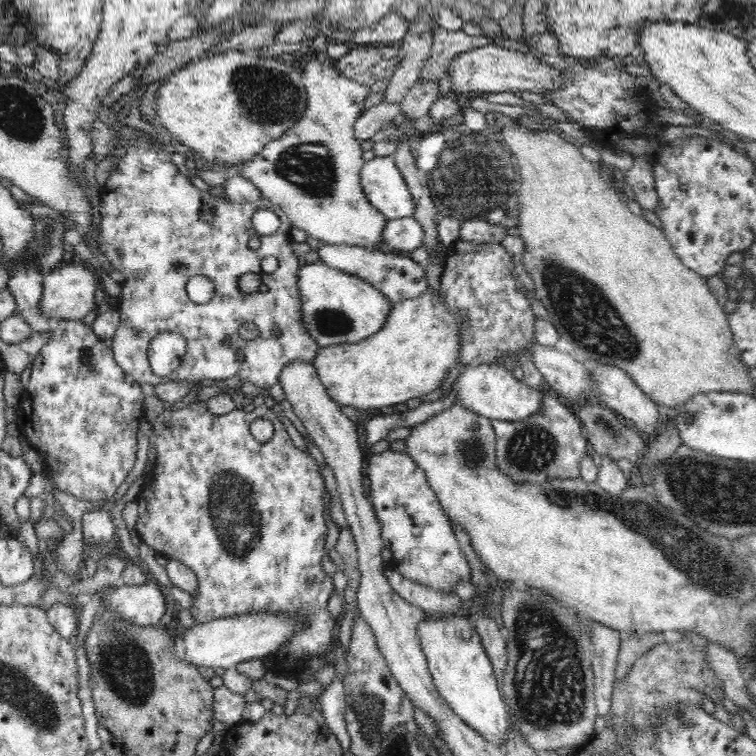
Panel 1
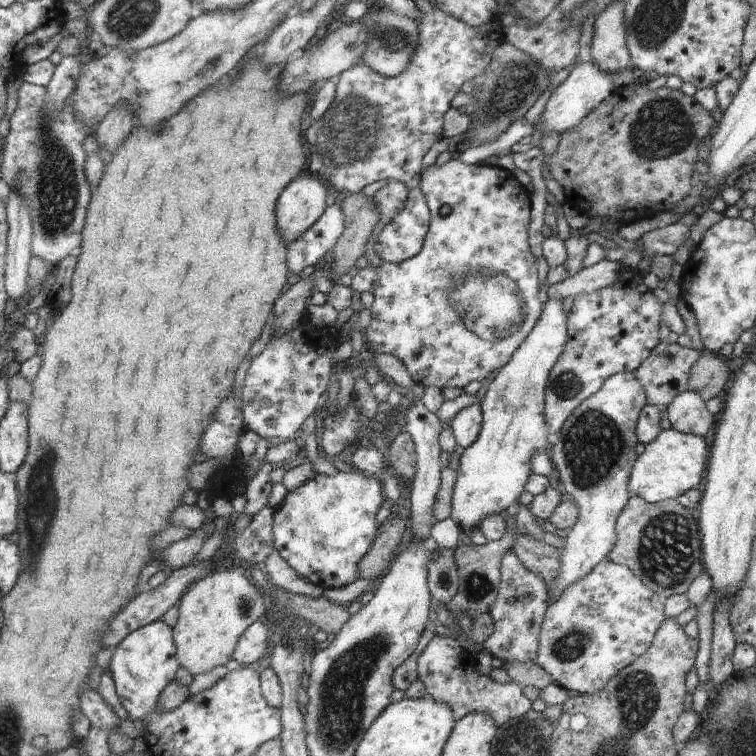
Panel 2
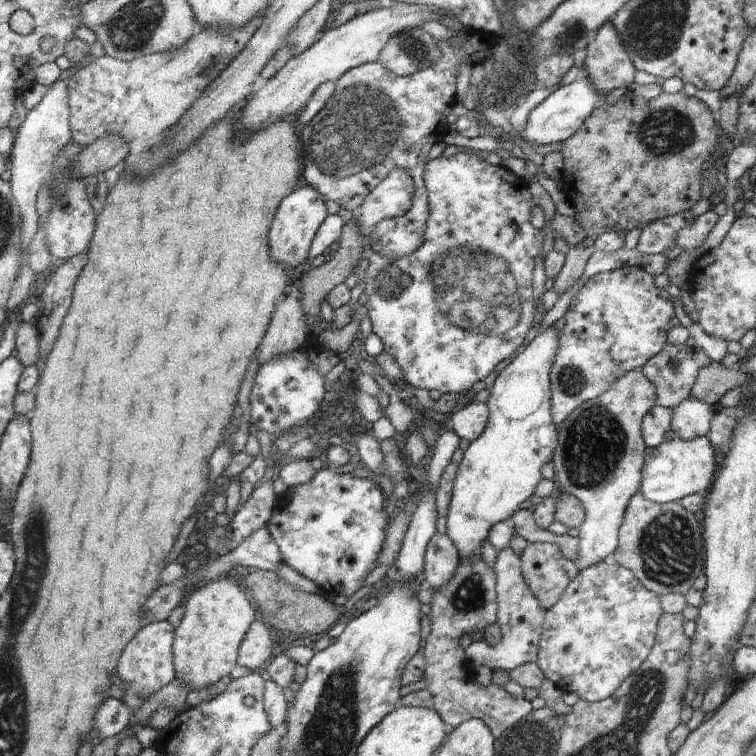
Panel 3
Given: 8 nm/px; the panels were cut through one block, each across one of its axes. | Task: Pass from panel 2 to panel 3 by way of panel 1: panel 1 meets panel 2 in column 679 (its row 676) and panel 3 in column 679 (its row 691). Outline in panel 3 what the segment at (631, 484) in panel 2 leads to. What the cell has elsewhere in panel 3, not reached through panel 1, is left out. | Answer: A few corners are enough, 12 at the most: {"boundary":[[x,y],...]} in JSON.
{"boundary":[[706,436],[661,442],[638,491],[663,504],[713,484],[719,460]]}

